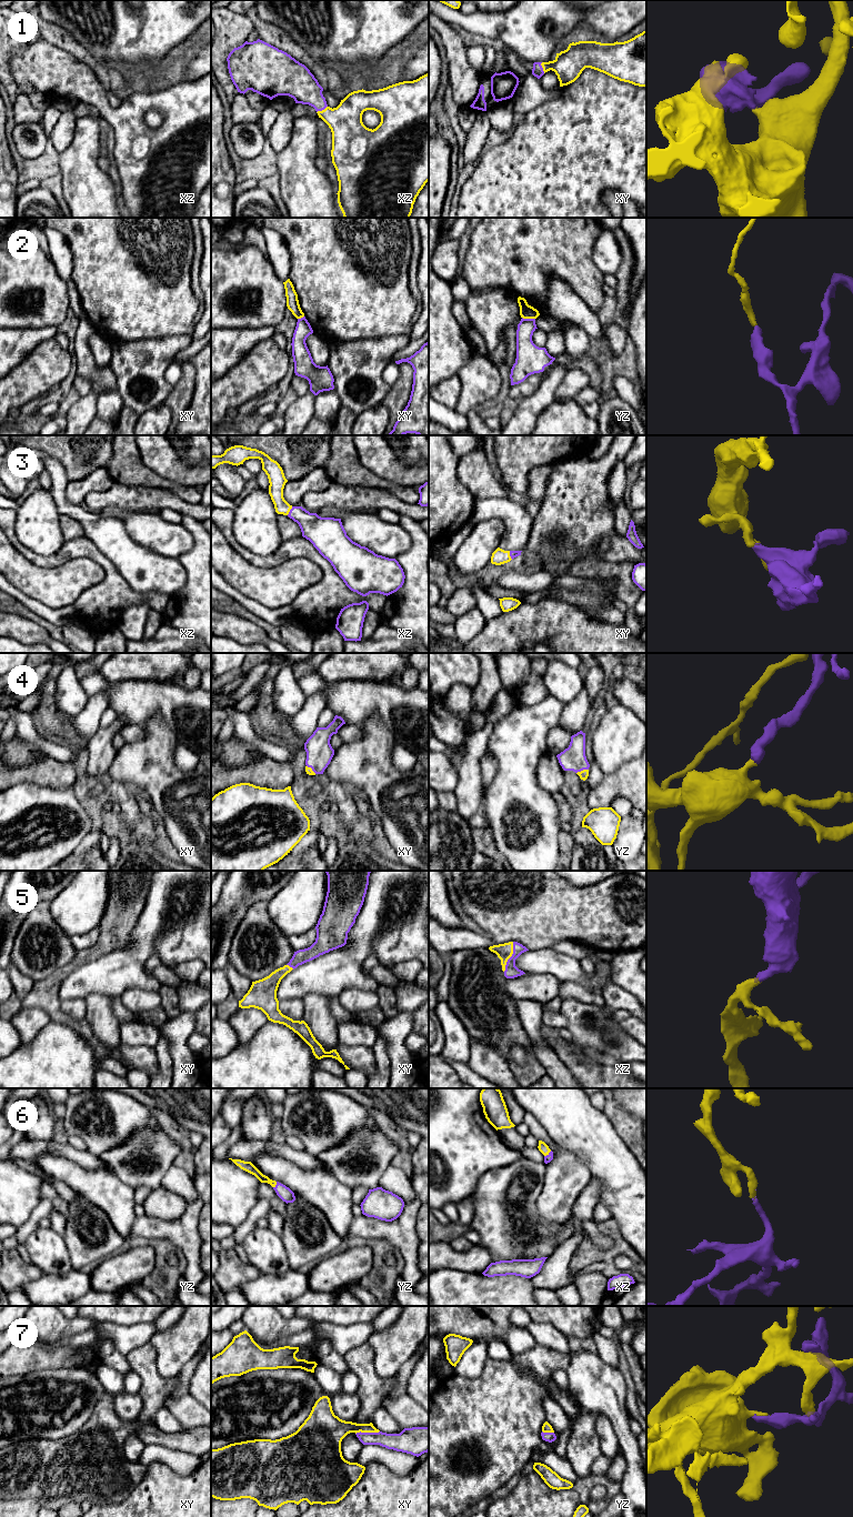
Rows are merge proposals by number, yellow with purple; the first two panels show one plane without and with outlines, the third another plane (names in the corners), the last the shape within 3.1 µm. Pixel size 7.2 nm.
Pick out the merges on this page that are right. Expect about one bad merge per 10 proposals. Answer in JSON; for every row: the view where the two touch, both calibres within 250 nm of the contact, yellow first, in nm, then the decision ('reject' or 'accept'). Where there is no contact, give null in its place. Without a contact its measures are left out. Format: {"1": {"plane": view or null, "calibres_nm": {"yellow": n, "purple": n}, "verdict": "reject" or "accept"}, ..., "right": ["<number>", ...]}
{"1": {"plane": "xz", "calibres_nm": {"yellow": 240, "purple": 220}, "verdict": "accept"}, "2": {"plane": "yz", "calibres_nm": {"yellow": 100, "purple": 160}, "verdict": "reject"}, "3": {"plane": "xz", "calibres_nm": {"yellow": 120, "purple": 200}, "verdict": "accept"}, "4": {"plane": "yz", "calibres_nm": {"yellow": 70, "purple": 180}, "verdict": "accept"}, "5": {"plane": "xz", "calibres_nm": {"yellow": 110, "purple": 100}, "verdict": "accept"}, "6": {"plane": "xz", "calibres_nm": {"yellow": 70, "purple": 60}, "verdict": "accept"}, "7": {"plane": "xy", "calibres_nm": {"yellow": 200, "purple": 130}, "verdict": "accept"}, "right": ["1", "3", "4", "5", "6", "7"]}

